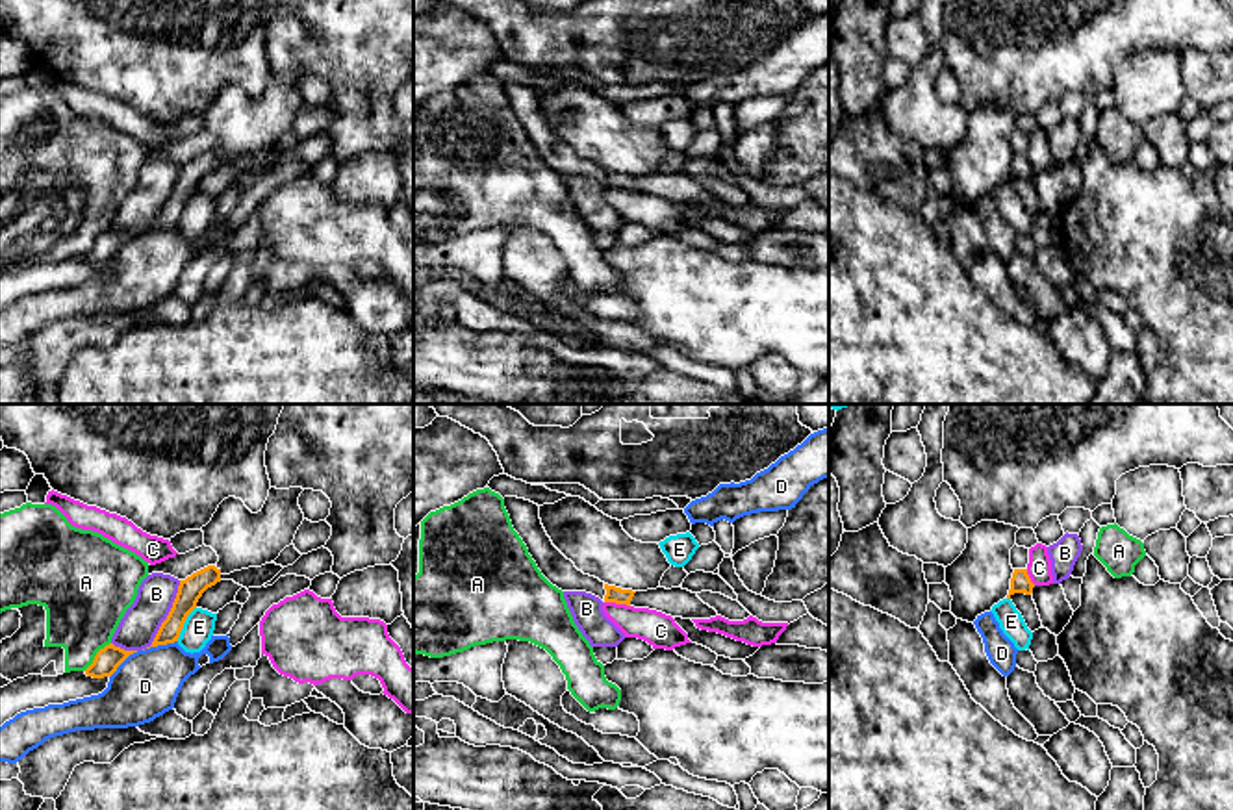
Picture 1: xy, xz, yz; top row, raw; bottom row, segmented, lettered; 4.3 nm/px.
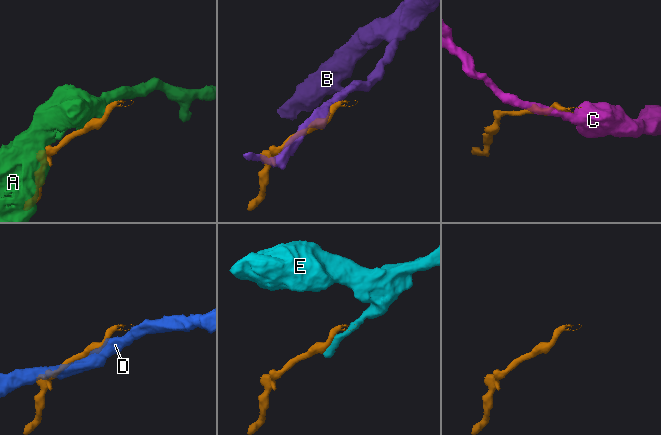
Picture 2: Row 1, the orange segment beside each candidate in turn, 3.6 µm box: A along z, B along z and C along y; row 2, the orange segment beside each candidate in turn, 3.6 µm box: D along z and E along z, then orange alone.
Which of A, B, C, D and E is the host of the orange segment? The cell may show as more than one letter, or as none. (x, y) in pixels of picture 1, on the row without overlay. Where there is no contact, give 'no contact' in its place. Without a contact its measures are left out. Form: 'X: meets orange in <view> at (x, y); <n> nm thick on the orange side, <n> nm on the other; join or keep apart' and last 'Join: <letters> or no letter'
A: meets orange in xy at (97, 240); 110 nm thick on the orange side, 360 nm on the other; keep apart
B: meets orange in xy at (167, 202); 110 nm thick on the orange side, 160 nm on the other; keep apart
C: meets orange in xz at (618, 188); 70 nm thick on the orange side, 150 nm on the other; keep apart
D: meets orange in xy at (160, 228); 100 nm thick on the orange side, 280 nm on the other; keep apart
E: meets orange in xy at (184, 206); 110 nm thick on the orange side, 130 nm on the other; keep apart
Join: no letter

